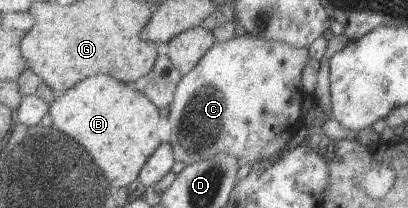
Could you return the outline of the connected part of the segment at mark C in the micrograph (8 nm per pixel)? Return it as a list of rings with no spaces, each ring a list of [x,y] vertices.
[[[250,33],[223,43],[218,42],[192,72],[184,75],[170,106],[169,141],[174,147],[175,159],[193,165],[226,151],[236,155],[241,165],[251,164],[254,167],[260,162],[278,158],[280,152],[287,150],[282,148],[298,134],[303,117],[306,116],[309,97],[302,87],[302,72],[310,58],[308,47],[299,49],[288,43],[269,41]]]

